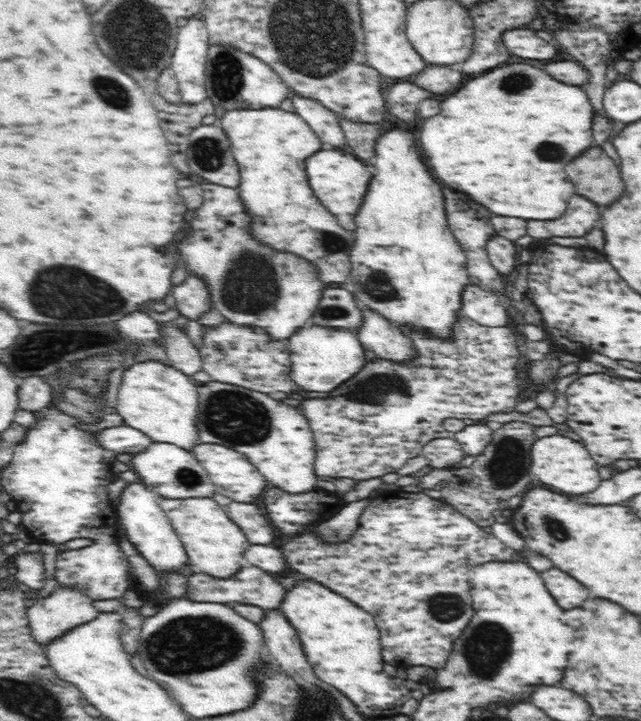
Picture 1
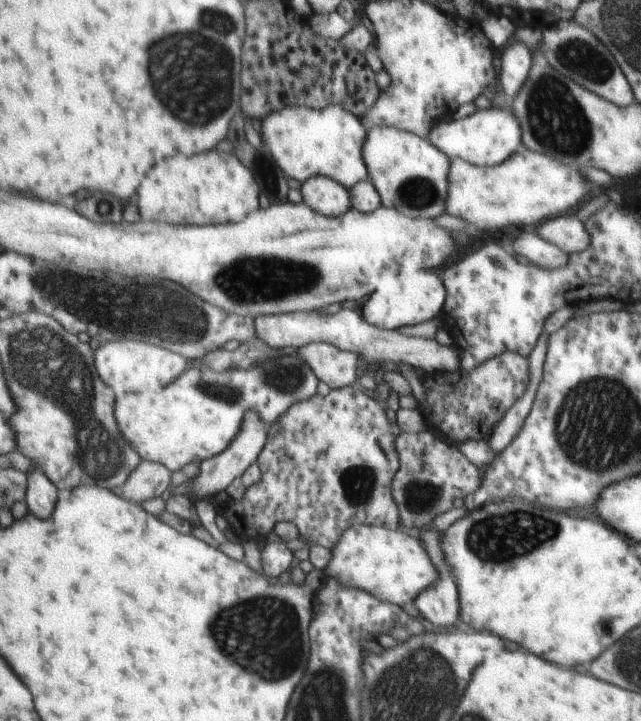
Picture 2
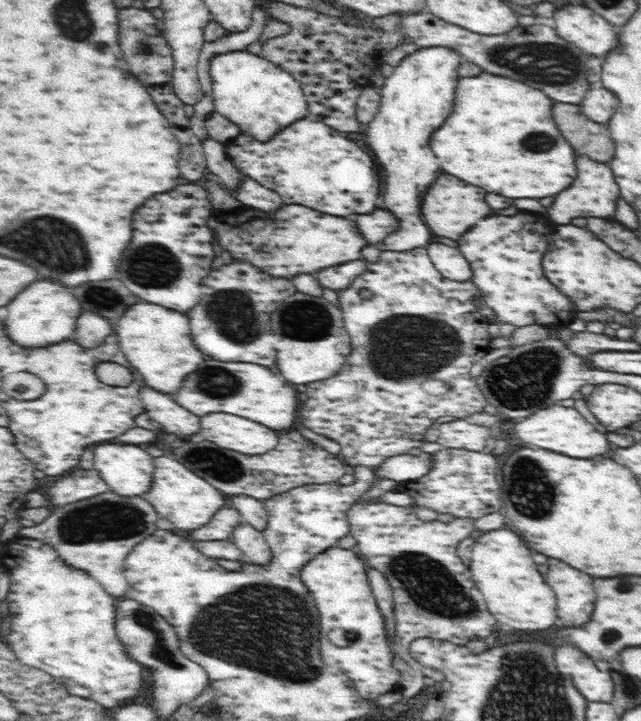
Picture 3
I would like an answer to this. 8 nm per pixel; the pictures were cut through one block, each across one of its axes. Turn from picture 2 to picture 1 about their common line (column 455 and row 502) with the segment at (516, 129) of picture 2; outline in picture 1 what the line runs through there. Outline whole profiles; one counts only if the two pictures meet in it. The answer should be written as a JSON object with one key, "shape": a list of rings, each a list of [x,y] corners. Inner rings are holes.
{"shape":[[[136,480],[124,487],[119,500],[120,504],[117,506],[119,523],[122,524],[128,540],[146,558],[148,564],[154,570],[178,570],[181,574],[187,574],[189,560],[186,549],[166,513],[159,506],[157,494],[149,486],[144,486]]]}

